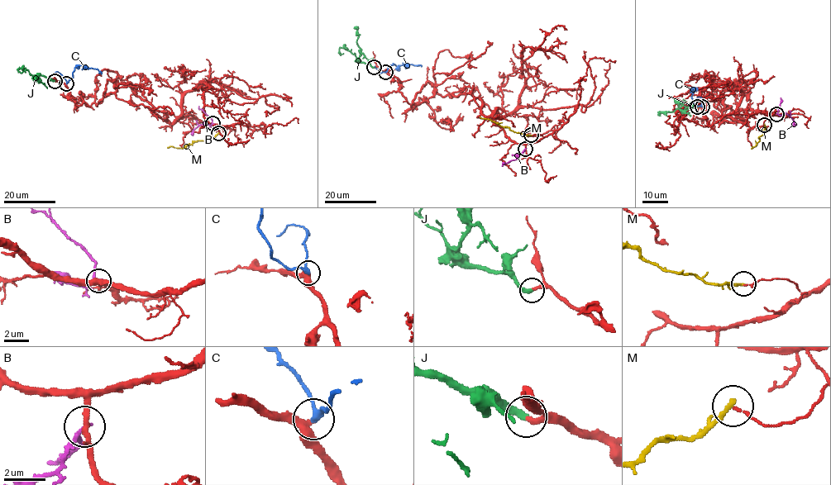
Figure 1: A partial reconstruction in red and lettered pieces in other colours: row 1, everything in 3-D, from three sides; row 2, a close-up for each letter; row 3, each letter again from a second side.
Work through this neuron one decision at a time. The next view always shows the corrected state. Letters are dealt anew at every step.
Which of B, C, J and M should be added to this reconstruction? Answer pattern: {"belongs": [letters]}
{"belongs": ["C", "J"]}

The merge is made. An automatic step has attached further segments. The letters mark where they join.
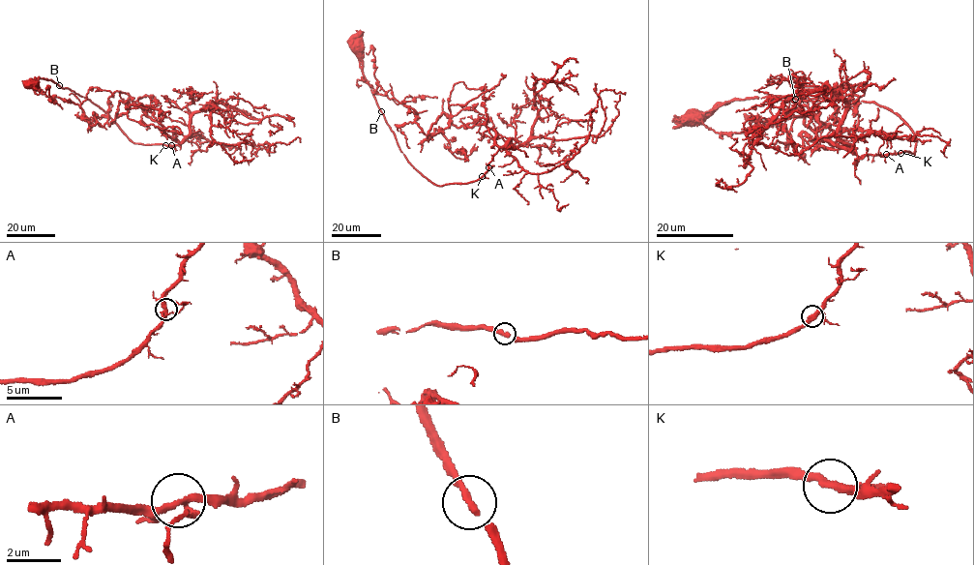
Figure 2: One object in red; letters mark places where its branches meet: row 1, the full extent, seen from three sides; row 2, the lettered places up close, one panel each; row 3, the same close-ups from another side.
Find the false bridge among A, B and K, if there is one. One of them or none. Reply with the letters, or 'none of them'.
none of them

